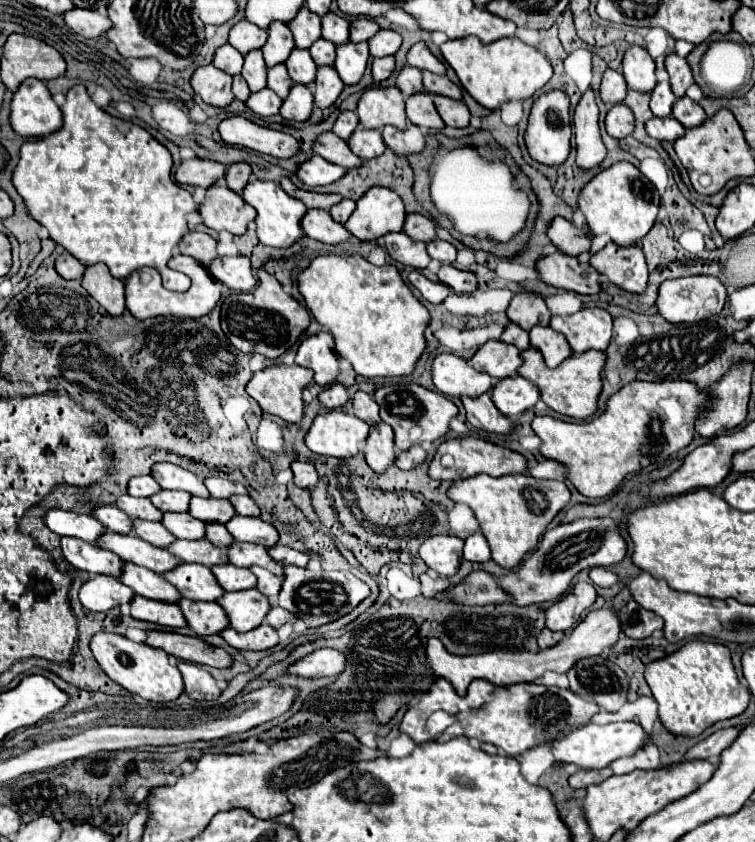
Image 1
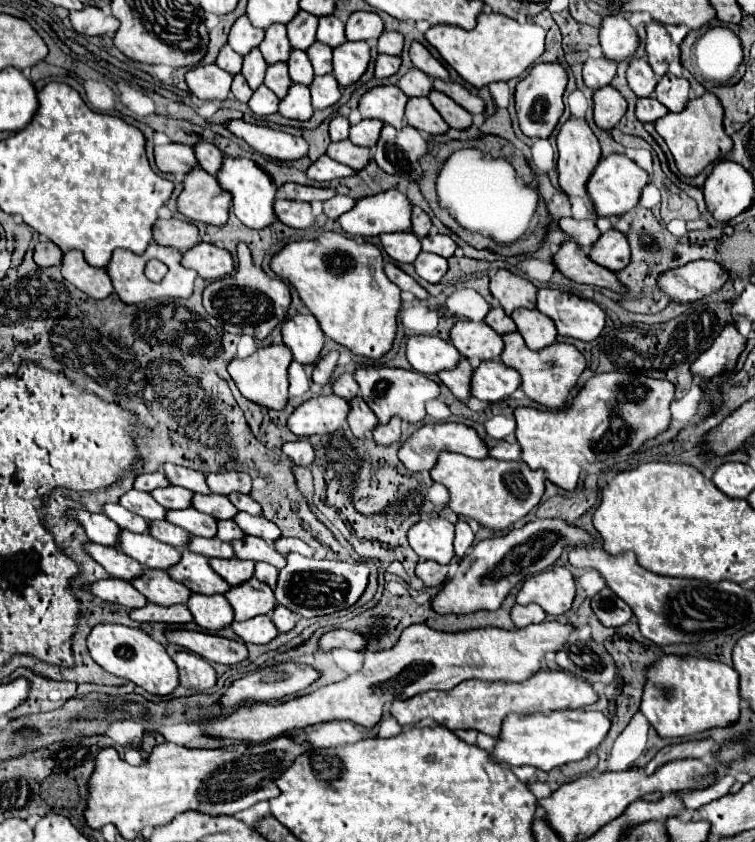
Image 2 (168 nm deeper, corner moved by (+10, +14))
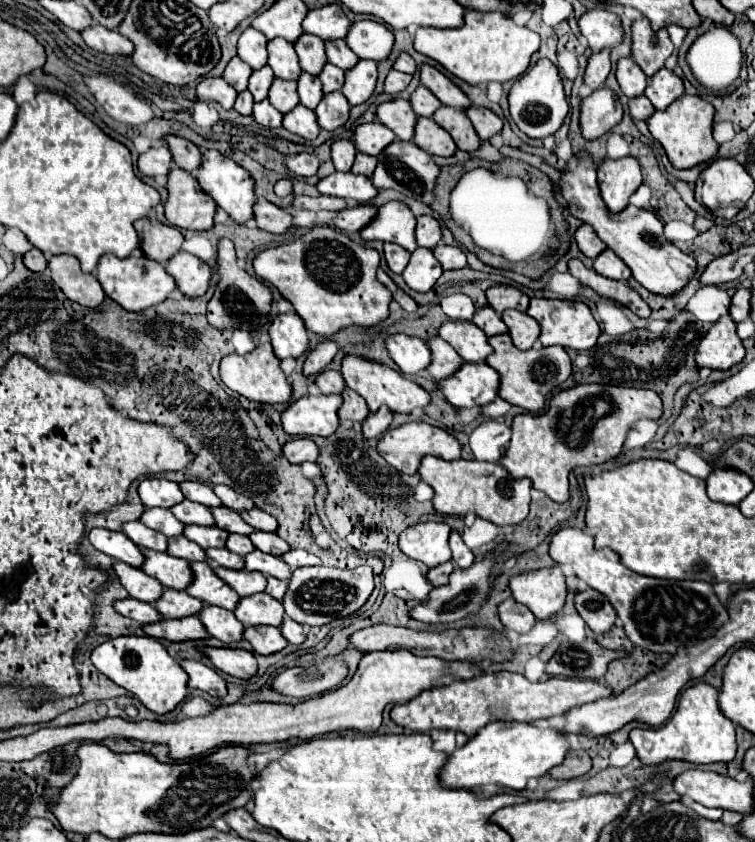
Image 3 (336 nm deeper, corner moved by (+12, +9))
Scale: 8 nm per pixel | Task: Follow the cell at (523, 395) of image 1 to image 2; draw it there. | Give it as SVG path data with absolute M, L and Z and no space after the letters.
M481 361L471 377L471 397L481 401L501 401L519 389L519 373L501 361Z

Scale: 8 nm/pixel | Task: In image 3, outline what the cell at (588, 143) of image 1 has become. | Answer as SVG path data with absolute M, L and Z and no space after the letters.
M587 150L573 154L569 164L563 168L559 190L567 202L569 212L581 222L593 226L593 230L607 244L607 248L611 248L629 266L629 270L633 272L633 278L637 278L637 282L643 284L649 292L665 294L665 296L675 294L693 276L695 260L683 254L677 246L673 246L665 238L663 222L657 218L655 212L635 208L631 204L619 214L611 214L607 210L605 202L599 196L597 170L593 166L593 156Z

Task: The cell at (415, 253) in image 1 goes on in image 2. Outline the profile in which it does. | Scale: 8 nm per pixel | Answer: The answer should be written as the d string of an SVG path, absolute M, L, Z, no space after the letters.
M383 233L379 239L387 255L399 263L413 263L421 251L421 243L413 233Z

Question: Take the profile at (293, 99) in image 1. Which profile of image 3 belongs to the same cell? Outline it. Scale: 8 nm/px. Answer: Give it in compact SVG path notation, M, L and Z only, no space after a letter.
M297 104L289 114L283 116L283 126L289 132L293 132L305 140L313 140L319 134L319 124L317 124L315 112L301 104Z

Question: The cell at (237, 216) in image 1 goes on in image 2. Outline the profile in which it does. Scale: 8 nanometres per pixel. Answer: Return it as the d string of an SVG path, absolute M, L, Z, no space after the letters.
M193 167L183 181L183 191L177 197L177 211L191 221L209 225L225 225L229 217L231 195L219 189L219 183L207 171Z

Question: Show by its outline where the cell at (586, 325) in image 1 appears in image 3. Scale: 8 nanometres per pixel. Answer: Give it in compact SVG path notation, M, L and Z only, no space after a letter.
M531 298L531 306L527 310L529 316L533 316L539 326L541 326L541 336L539 340L543 346L563 346L563 348L573 348L573 350L587 350L591 348L601 330L597 320L593 318L589 306L585 302L573 302L573 300L549 300L549 298Z

